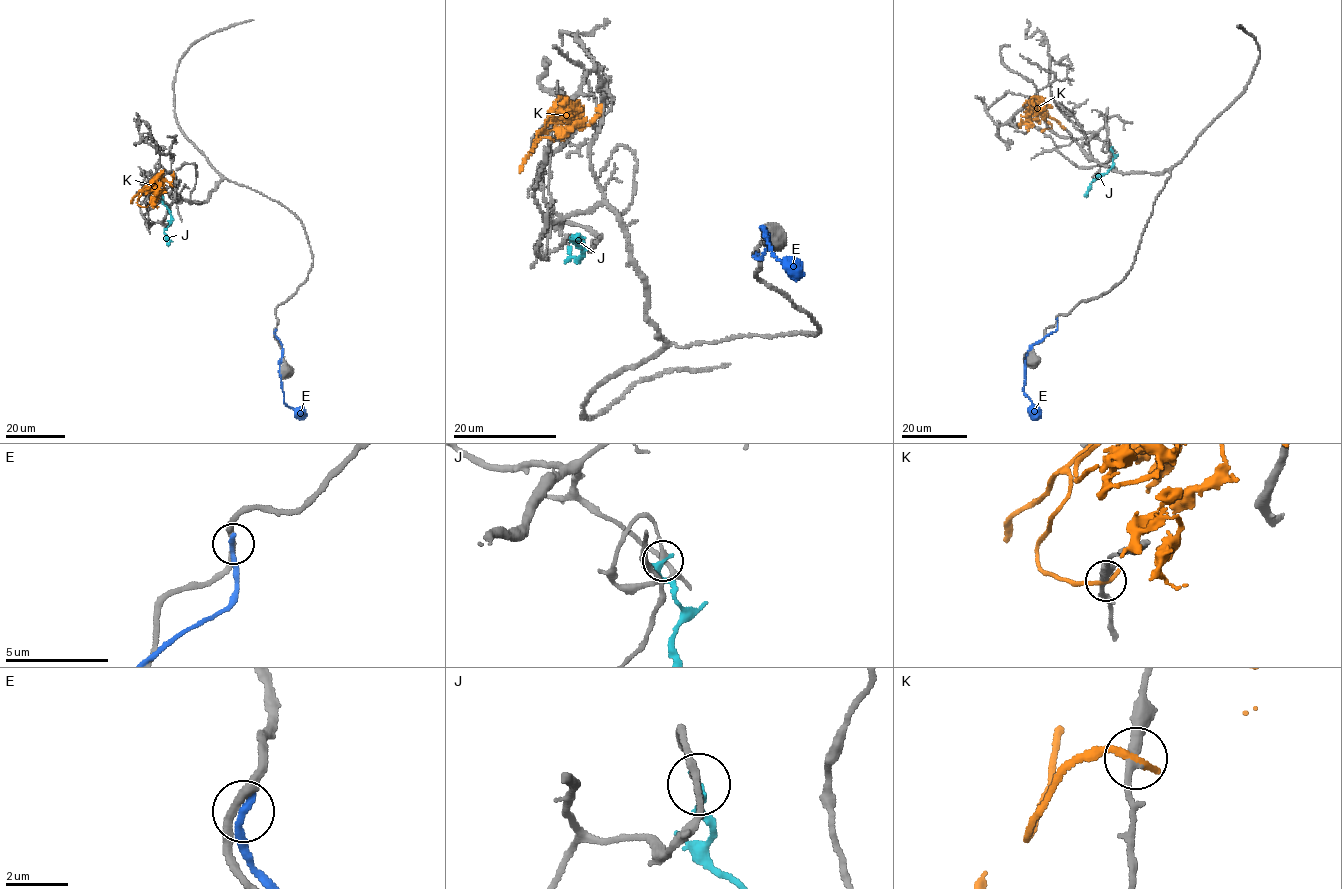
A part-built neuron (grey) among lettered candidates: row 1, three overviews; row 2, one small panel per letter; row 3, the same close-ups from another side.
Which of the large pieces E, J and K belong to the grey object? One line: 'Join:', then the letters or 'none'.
Join: none

